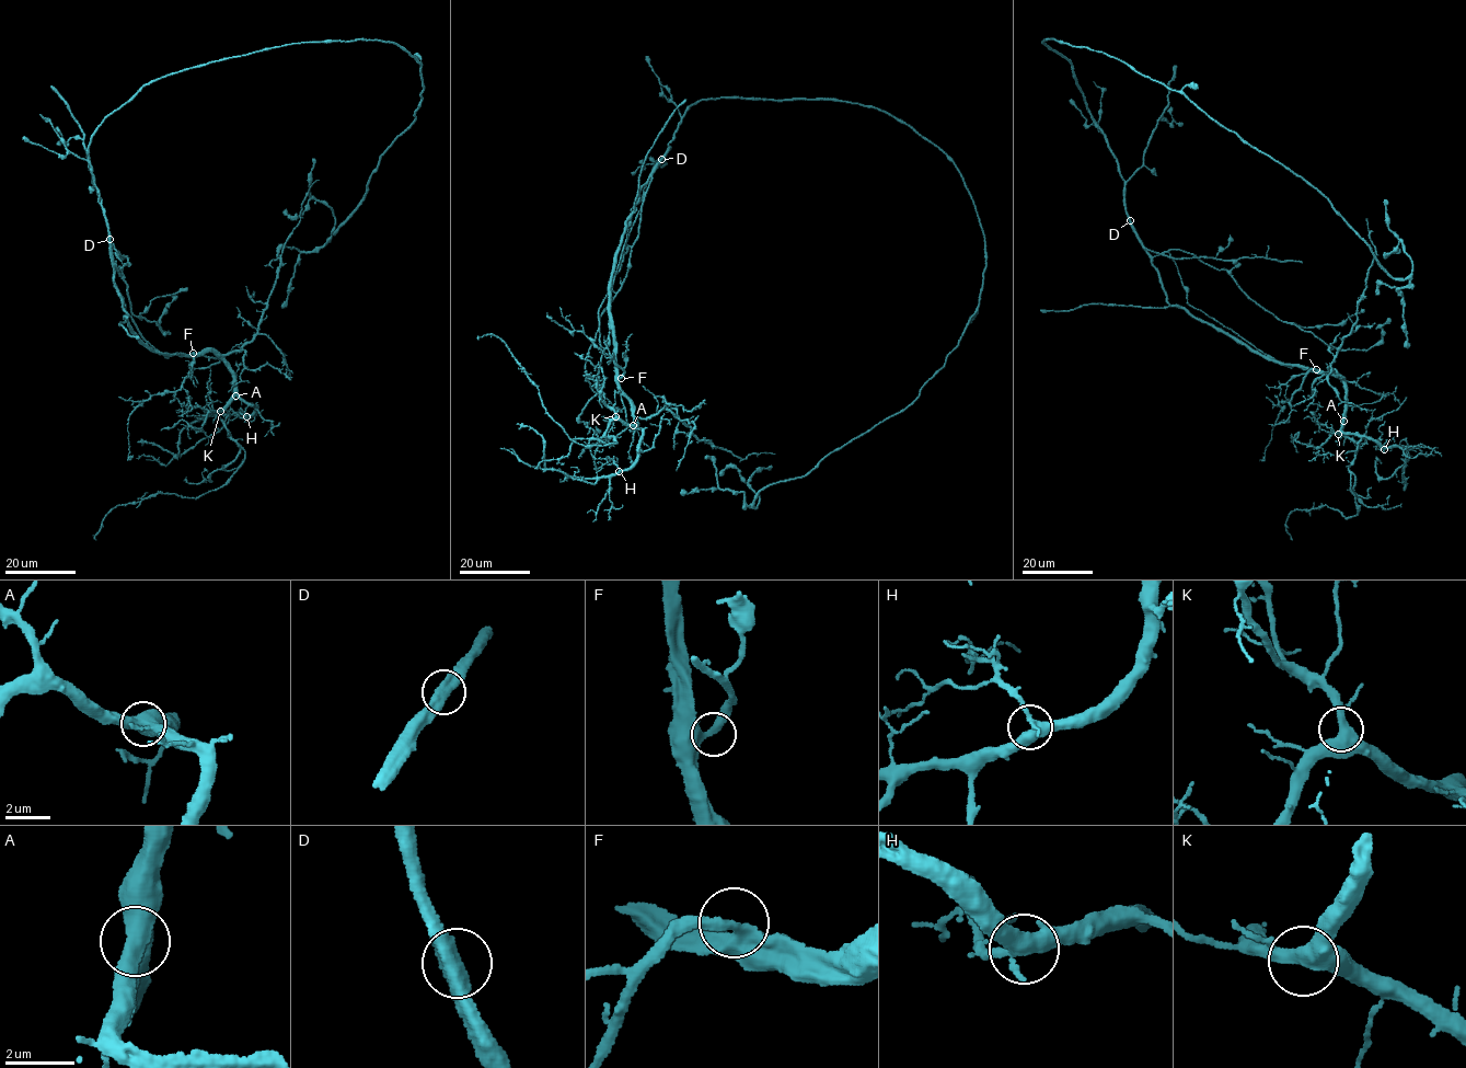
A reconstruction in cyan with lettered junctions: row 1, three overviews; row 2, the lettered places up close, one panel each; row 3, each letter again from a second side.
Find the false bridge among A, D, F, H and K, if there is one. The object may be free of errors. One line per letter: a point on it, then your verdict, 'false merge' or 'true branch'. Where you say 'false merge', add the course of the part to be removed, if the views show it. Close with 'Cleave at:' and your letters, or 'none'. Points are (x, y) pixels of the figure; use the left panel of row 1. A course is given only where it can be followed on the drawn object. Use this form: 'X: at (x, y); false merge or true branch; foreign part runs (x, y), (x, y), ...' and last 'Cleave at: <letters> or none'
A: at (235, 395); true branch
D: at (110, 239); false merge; foreign part runs (110, 239), (118, 270), (129, 263), (127, 256), (122, 257)
F: at (193, 353); true branch
H: at (246, 416); true branch
K: at (220, 411); true branch
Cleave at: D

